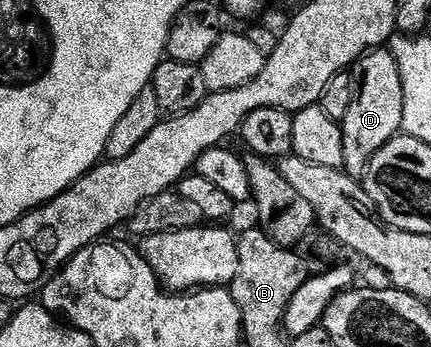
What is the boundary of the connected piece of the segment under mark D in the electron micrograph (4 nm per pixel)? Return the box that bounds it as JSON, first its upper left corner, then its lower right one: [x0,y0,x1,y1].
[341,49,404,179]

